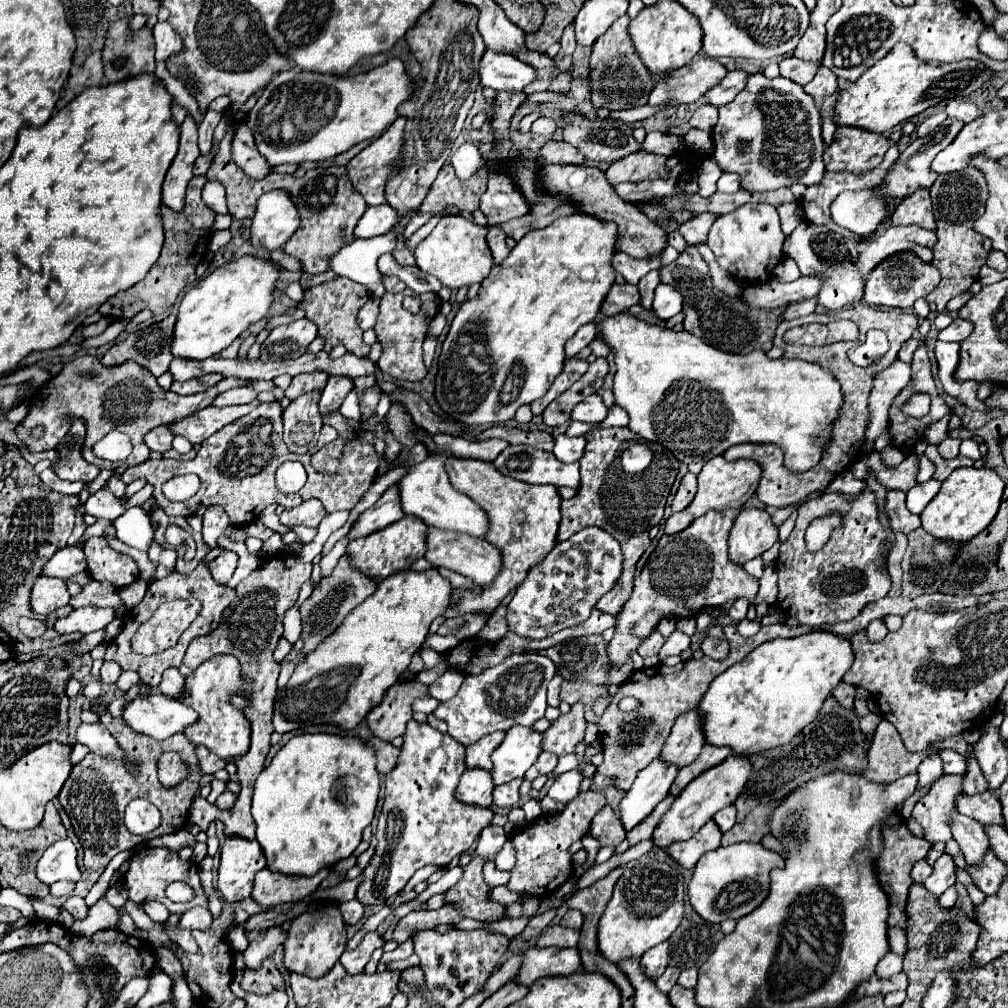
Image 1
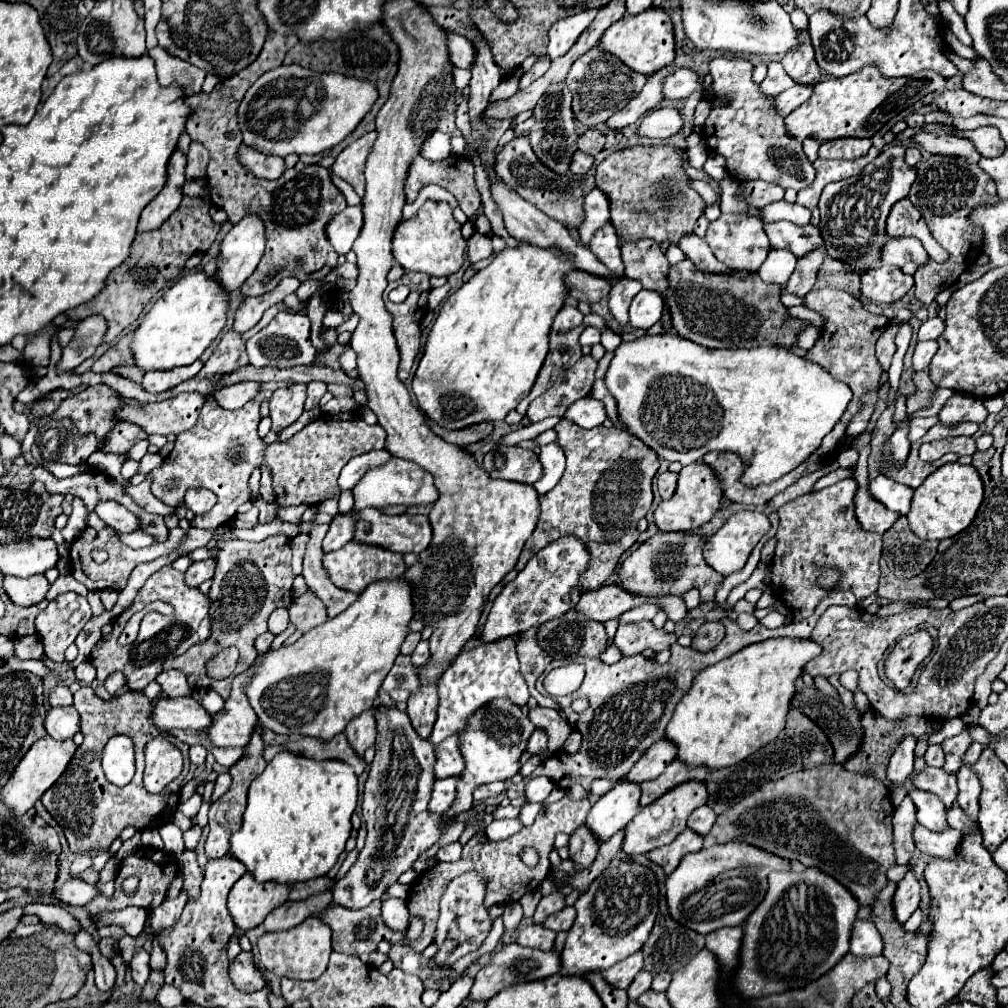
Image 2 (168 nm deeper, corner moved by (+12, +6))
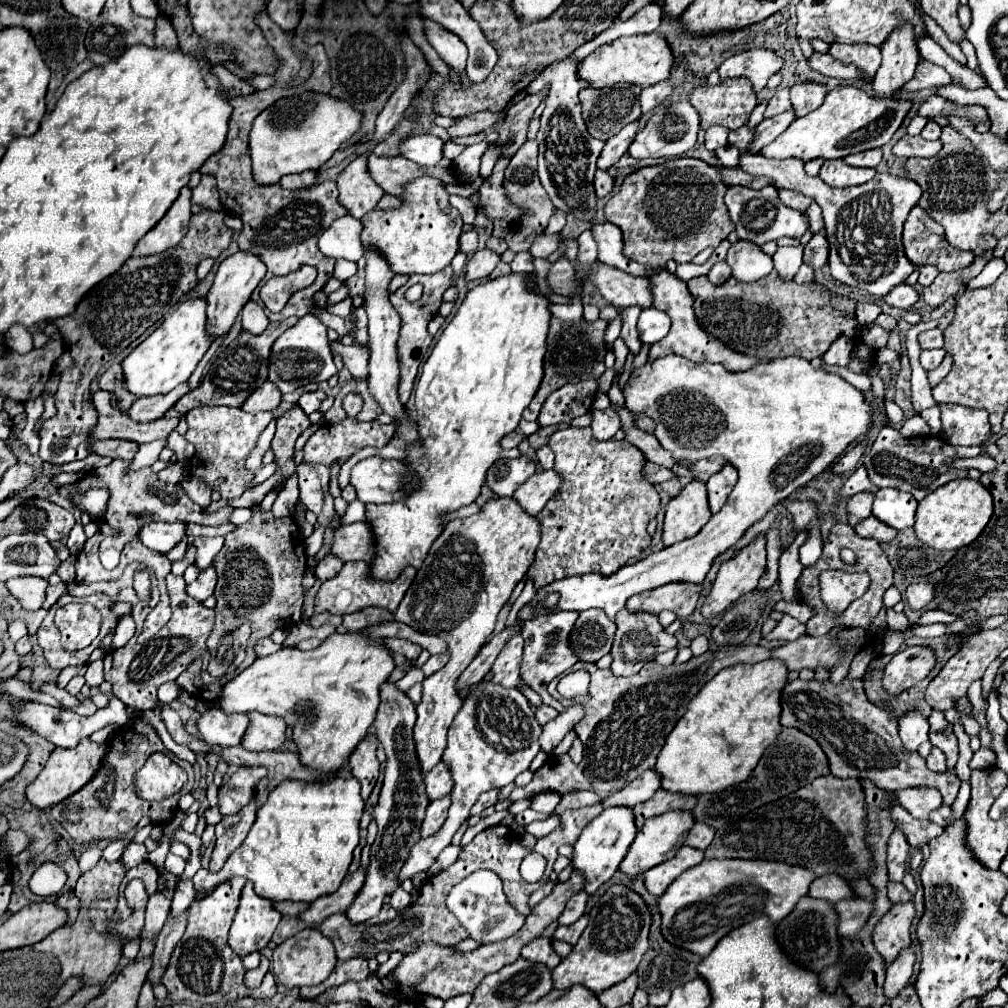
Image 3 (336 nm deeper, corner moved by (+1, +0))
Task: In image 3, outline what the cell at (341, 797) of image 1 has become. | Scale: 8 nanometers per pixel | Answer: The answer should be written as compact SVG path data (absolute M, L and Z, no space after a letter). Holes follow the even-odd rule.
M333 778L327 782L297 782L297 780L285 780L279 784L271 794L269 800L257 810L255 824L251 826L247 838L243 844L229 856L227 864L219 872L207 872L205 868L197 870L193 876L195 892L211 890L223 876L243 876L255 884L255 892L267 900L273 902L283 902L283 900L293 900L293 902L307 902L311 904L313 900L333 894L353 860L353 850L359 844L359 818L363 812L365 802L361 800L359 794L361 786L355 778Z

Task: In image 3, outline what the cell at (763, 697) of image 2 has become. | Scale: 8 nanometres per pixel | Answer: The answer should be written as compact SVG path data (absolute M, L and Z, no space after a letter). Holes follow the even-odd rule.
M777 660L741 664L711 678L689 702L685 716L675 724L657 756L653 770L661 776L661 788L673 794L701 796L747 780L763 750L779 734L779 696L785 682L787 666Z

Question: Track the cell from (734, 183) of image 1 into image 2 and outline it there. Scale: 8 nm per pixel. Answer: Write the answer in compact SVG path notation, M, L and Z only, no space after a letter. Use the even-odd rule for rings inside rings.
M712 154L706 164L704 164L704 170L714 178L714 180L724 180L728 174L726 174L726 166L724 166L724 158L720 158L720 154Z

